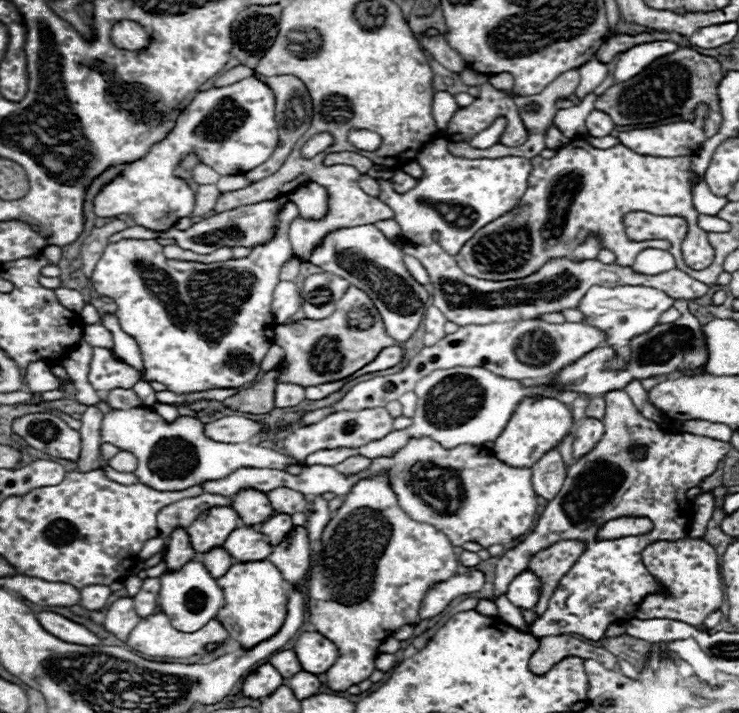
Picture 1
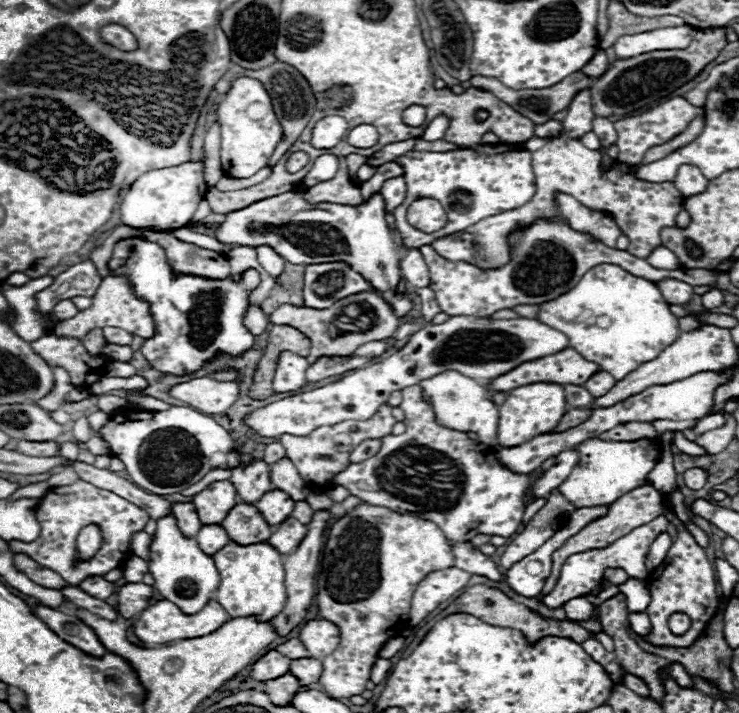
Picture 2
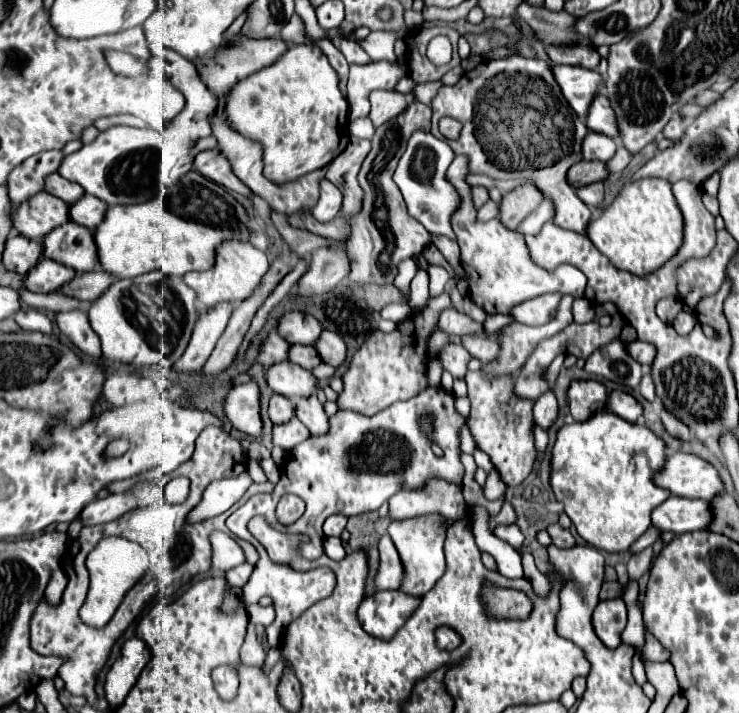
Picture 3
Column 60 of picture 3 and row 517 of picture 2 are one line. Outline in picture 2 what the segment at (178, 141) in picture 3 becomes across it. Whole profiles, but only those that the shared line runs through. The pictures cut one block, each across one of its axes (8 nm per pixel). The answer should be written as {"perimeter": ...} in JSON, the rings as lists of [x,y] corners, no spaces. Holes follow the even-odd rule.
{"perimeter":[[[172,512],[168,518],[156,520],[156,532],[152,536],[148,564],[150,564],[150,574],[156,580],[154,588],[166,600],[178,604],[178,608],[186,614],[200,612],[206,606],[206,602],[214,596],[214,592],[220,584],[220,574],[216,570],[214,558],[200,550],[196,538],[188,538],[178,530]]]}

